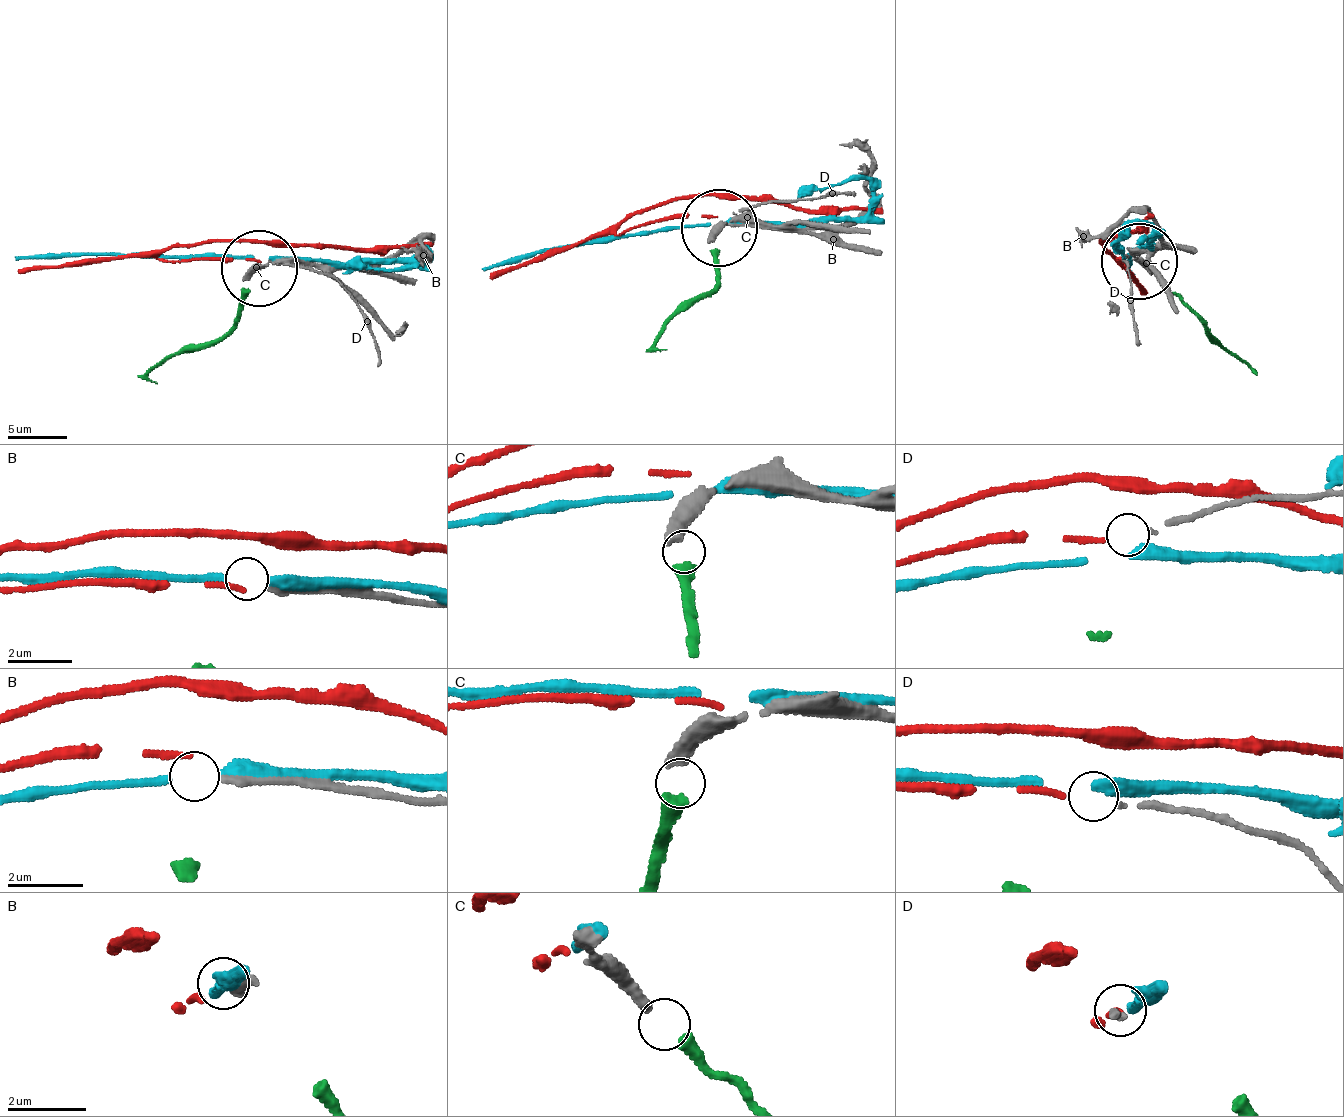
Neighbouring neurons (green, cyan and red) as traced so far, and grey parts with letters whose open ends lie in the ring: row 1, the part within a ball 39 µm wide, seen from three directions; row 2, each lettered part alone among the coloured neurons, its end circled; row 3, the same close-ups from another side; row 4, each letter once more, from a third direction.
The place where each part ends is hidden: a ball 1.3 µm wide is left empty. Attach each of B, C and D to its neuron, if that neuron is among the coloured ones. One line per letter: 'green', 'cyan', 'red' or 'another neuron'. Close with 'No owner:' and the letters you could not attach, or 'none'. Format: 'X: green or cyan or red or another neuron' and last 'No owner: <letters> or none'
B: another neuron
C: green
D: red
No owner: B

